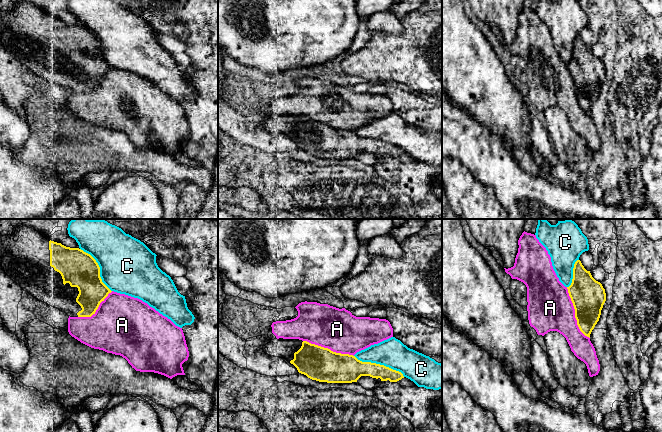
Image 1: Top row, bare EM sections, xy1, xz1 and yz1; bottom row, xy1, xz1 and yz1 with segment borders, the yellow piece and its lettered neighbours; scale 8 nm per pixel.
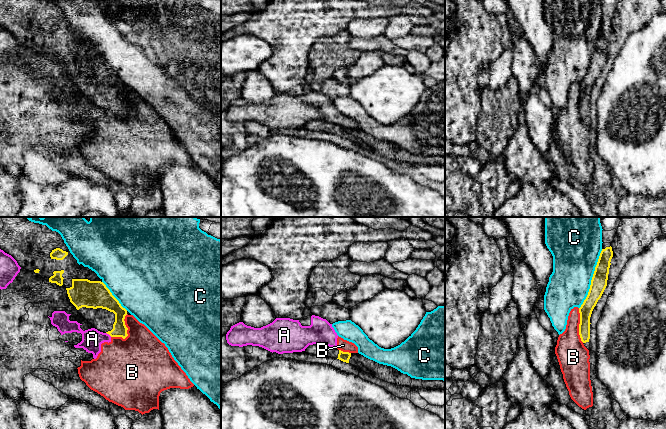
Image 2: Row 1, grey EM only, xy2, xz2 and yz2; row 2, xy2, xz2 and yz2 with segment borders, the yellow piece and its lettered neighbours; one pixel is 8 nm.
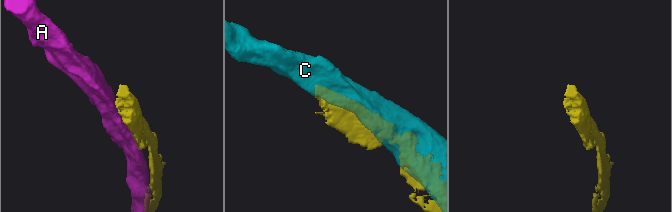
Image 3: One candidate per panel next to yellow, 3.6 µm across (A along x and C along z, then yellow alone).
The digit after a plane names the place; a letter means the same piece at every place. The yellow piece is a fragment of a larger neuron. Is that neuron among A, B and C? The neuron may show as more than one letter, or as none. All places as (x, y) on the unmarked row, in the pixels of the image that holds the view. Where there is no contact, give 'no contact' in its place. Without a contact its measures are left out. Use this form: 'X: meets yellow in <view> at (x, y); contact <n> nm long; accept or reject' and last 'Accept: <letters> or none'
A: meets yellow in yz1 at (575, 89); contact 460 nm long; reject
B: meets yellow in xy2 at (126, 109); contact 240 nm long; reject
C: meets yellow in yz2 at (592, 55); contact 500 nm long; reject
Accept: none

